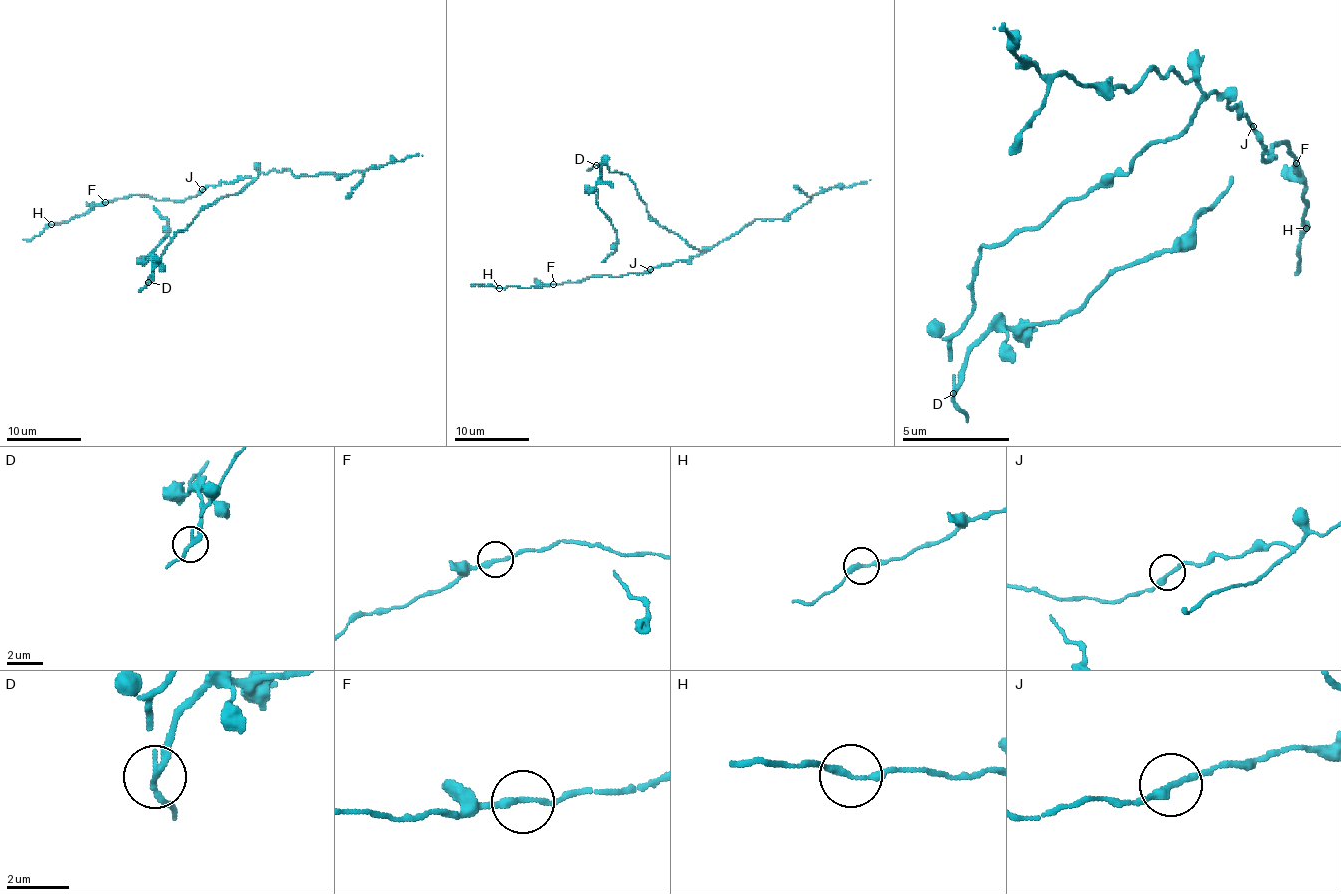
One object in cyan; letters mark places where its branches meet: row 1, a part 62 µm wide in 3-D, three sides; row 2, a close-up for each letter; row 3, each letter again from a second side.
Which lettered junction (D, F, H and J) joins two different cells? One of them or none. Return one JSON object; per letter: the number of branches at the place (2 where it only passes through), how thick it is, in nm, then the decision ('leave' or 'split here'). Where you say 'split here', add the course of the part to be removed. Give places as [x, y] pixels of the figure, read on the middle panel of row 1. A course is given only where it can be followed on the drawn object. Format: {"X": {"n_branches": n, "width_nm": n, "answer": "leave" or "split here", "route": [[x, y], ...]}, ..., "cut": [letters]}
{"D": {"n_branches": 2, "width_nm": 220, "answer": "split here", "route": [[596, 165], [600, 170], [596, 204], [613, 224], [616, 237], [616, 249], [602, 262]]}, "F": {"n_branches": 2, "width_nm": 200, "answer": "leave"}, "H": {"n_branches": 2, "width_nm": 220, "answer": "leave"}, "J": {"n_branches": 2, "width_nm": 240, "answer": "leave"}, "cut": ["D"]}

